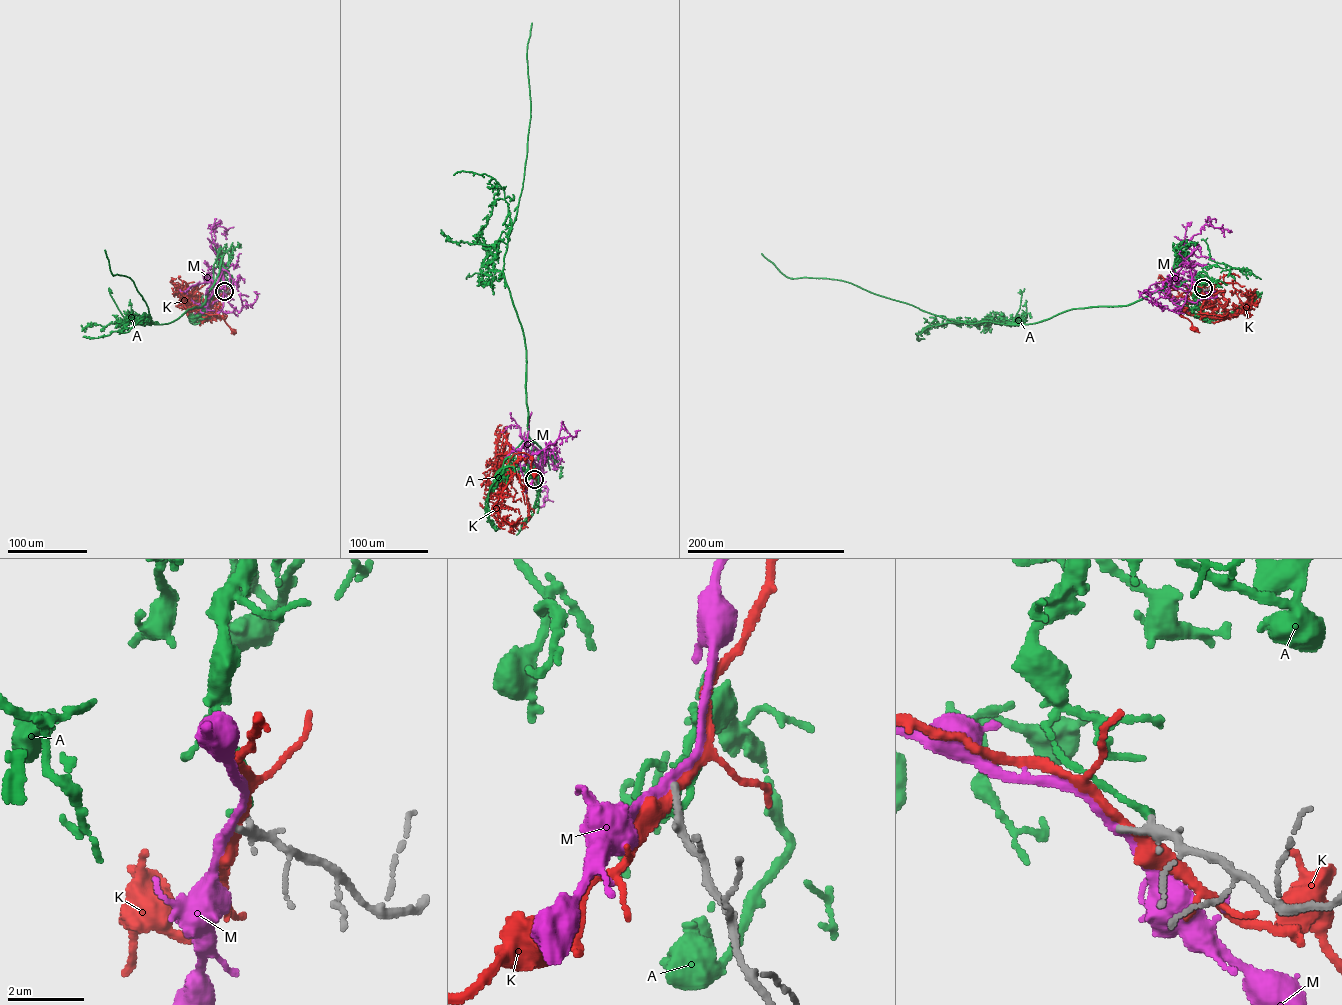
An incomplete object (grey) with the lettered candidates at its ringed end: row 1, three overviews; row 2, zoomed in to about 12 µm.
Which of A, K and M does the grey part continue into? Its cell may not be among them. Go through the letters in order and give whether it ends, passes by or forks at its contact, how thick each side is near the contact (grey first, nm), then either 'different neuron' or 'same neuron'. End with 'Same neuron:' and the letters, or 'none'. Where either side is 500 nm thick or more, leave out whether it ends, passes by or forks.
A: it ends; calibres 280 and 200 nm; different neuron
K: it passes by; calibres 240 and 320 nm; different neuron
M: it passes by; calibres 180 and 280 nm; different neuron
Same neuron: none

